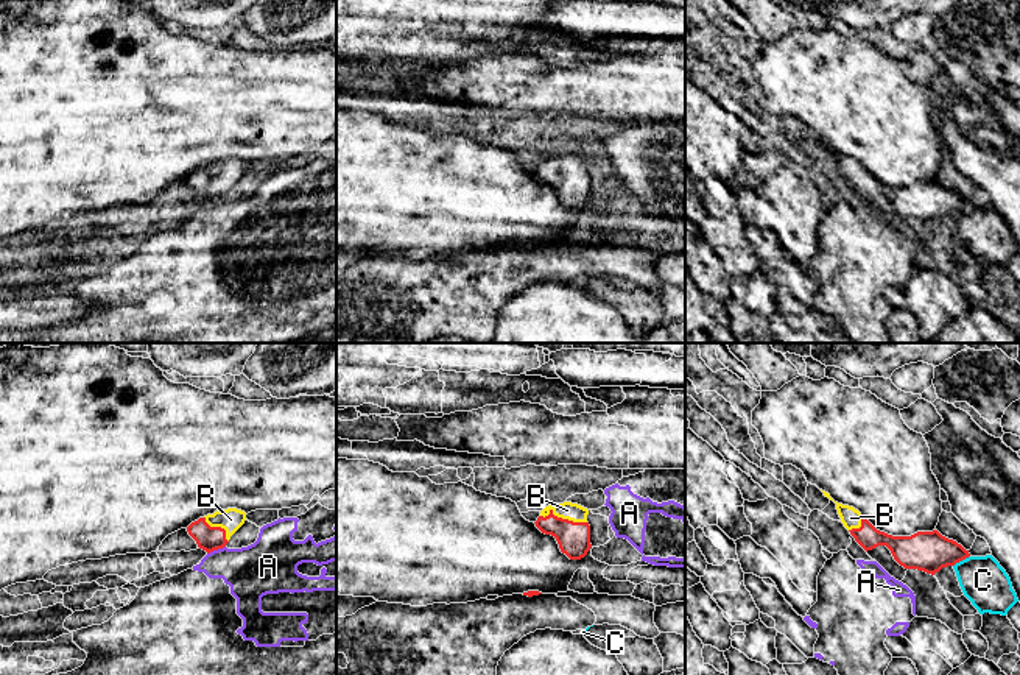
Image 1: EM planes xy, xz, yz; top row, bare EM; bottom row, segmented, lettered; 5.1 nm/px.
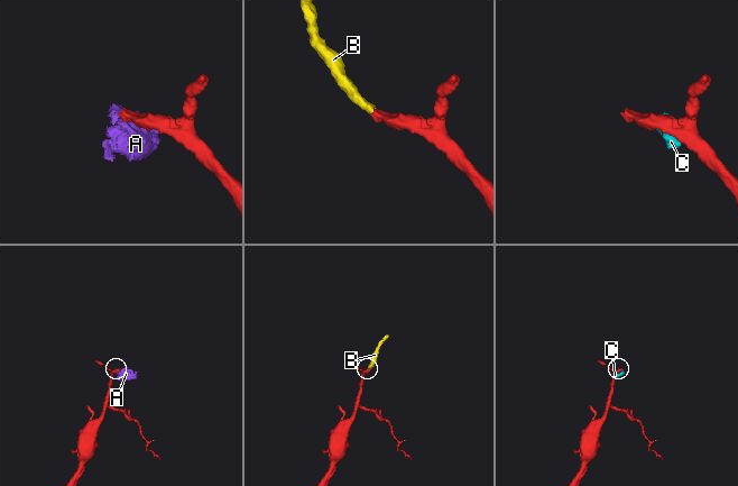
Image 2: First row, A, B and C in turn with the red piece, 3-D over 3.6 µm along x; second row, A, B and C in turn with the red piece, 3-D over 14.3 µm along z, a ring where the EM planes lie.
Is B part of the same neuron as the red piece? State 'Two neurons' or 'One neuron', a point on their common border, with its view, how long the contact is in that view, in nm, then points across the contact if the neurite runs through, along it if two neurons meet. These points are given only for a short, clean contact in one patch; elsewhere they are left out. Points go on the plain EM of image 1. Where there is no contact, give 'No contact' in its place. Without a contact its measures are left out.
One neuron. Touches red at xz (564, 170). Shared border 240 nm. Path across: xz (573, 189), (564, 170), (567, 161)

